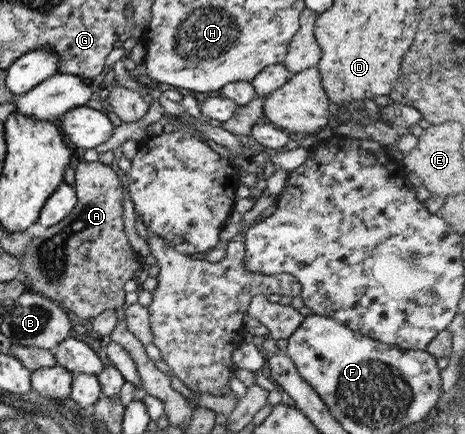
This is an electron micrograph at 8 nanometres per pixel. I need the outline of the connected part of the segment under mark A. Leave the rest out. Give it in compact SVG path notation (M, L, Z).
M82 160L74 170L72 186L76 193L75 208L69 213L68 218L63 218L59 223L45 228L38 237L31 238L24 255L19 257L21 273L18 278L27 285L27 291L58 303L72 320L79 319L88 324L91 318L103 310L115 311L121 307L125 295L123 283L127 279L132 279L142 260L129 246L123 231L121 218L123 188L115 171L98 160L94 162Z

